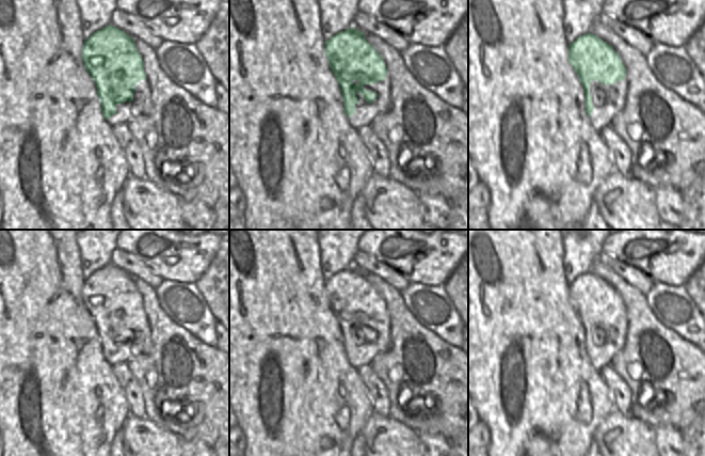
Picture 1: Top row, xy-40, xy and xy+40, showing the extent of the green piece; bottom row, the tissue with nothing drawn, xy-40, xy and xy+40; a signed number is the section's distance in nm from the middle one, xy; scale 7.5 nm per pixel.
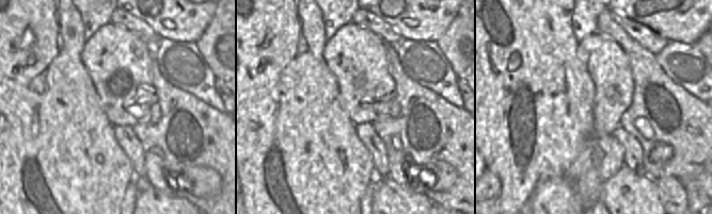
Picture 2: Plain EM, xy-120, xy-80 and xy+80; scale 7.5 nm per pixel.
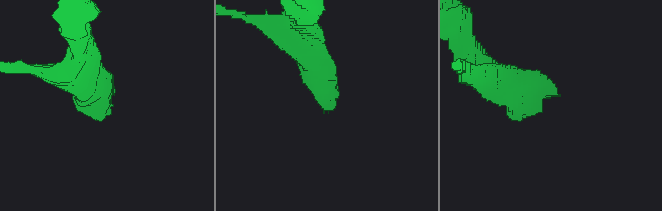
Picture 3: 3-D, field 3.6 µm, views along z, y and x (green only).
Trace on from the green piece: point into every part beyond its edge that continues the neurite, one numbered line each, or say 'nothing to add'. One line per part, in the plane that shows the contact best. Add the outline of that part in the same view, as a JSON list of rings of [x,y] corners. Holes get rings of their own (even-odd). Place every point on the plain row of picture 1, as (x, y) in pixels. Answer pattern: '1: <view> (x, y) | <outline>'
1: xy (365, 351) | [[[386,315],[385,319],[380,319],[375,324],[363,324],[367,330],[373,330],[376,337],[369,343],[357,331],[358,343],[355,344],[355,352],[347,357],[349,363],[358,368],[365,364],[370,365],[372,359],[378,355],[386,351],[389,347],[389,316]]]

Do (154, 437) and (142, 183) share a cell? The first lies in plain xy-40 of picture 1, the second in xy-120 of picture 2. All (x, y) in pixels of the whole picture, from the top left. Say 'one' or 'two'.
two

